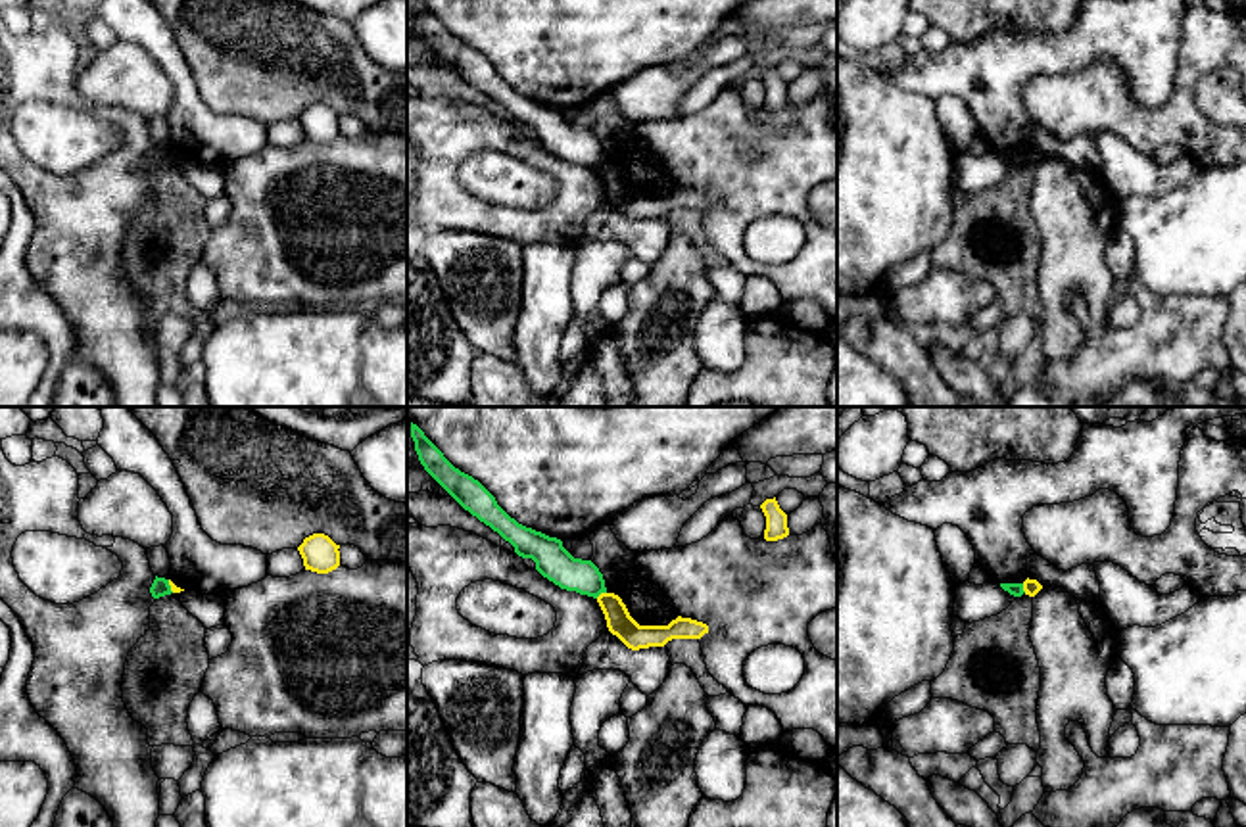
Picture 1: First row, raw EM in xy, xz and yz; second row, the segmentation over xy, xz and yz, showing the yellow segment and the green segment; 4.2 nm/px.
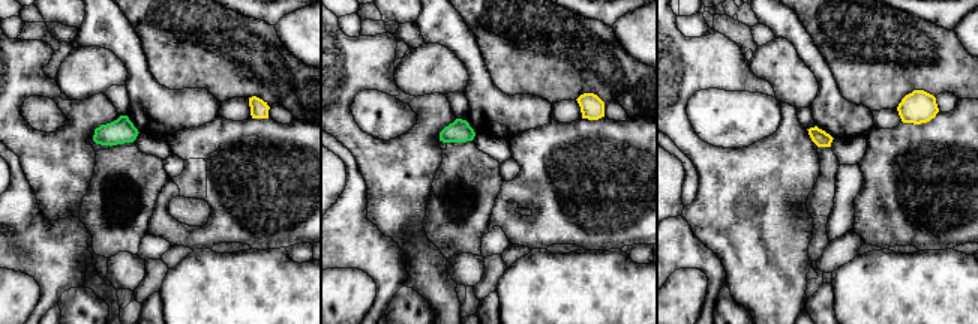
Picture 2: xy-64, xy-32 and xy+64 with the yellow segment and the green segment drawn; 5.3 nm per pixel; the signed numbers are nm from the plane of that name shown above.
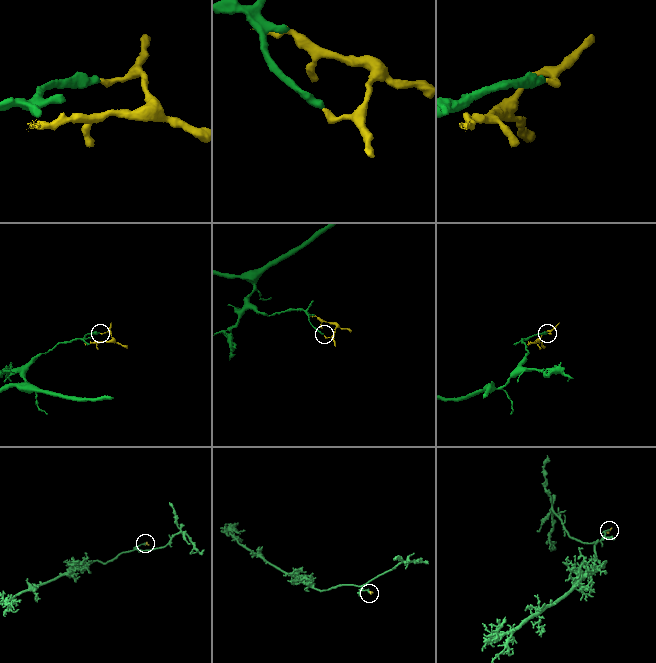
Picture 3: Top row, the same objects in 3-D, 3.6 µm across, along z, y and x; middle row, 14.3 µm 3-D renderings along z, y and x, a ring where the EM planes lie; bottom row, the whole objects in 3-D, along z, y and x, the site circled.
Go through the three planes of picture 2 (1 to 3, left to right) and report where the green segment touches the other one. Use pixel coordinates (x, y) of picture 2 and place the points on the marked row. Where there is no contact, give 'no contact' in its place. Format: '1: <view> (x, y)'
1: no contact
2: no contact
3: no contact

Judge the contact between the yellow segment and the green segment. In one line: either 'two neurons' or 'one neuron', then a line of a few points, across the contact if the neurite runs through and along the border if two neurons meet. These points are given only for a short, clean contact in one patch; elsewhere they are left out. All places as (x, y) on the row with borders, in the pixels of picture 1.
two neurons; line xz (605, 591), (596, 597)

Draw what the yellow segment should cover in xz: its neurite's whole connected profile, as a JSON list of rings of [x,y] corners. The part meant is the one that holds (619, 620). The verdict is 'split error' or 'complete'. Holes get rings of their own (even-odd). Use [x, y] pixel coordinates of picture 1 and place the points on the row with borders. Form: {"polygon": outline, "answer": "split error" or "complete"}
{"polygon": [[[601,593],[597,603],[605,614],[609,631],[632,650],[664,647],[672,639],[701,639],[708,633],[707,624],[682,616],[668,626],[639,626],[614,593]]], "answer": "complete"}

